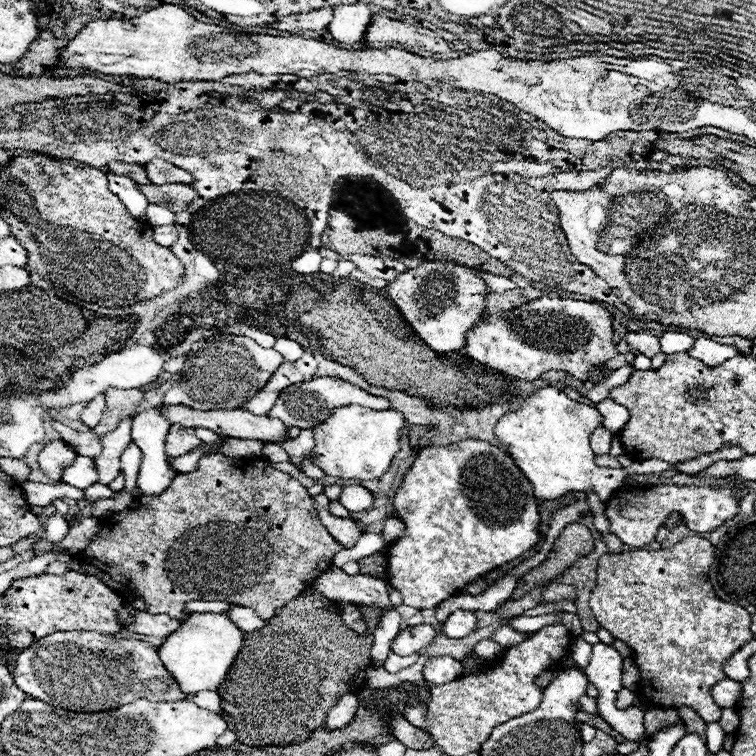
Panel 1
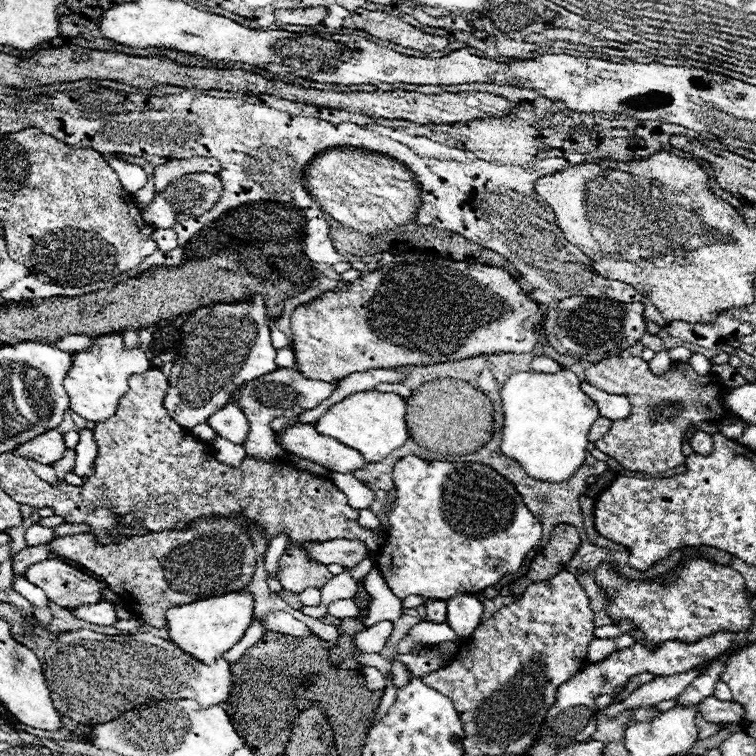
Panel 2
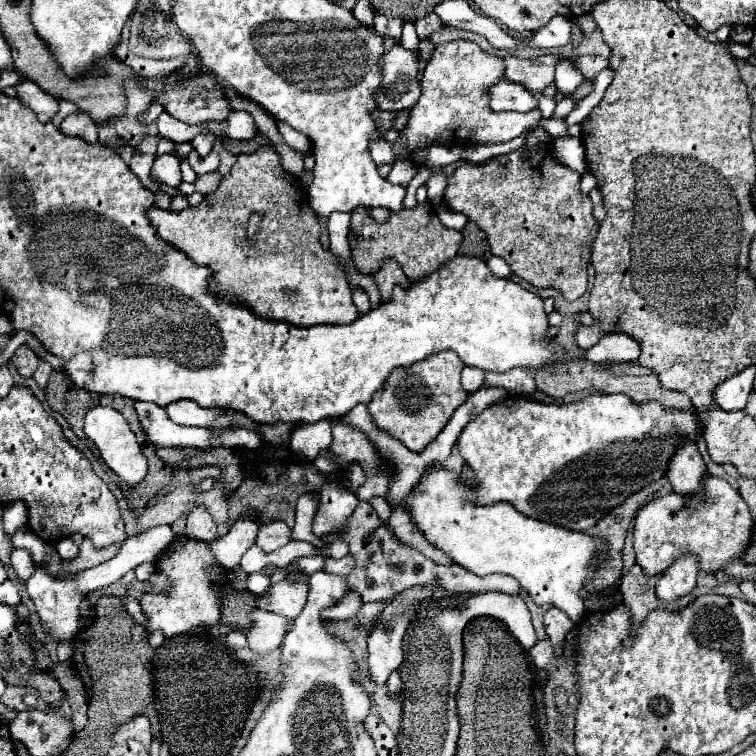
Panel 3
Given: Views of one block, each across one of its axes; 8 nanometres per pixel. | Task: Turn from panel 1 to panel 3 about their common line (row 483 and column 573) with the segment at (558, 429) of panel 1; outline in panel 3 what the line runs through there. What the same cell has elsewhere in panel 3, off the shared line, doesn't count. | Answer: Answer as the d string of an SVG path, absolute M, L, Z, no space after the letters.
M438 466L438 470L428 470L416 490L400 504L408 508L418 524L418 528L424 532L426 540L442 550L446 556L450 556L456 564L466 568L472 574L486 576L486 574L508 574L516 578L522 588L532 596L536 604L550 604L560 608L572 622L580 622L584 616L584 600L580 598L580 590L586 582L590 582L598 574L598 566L608 560L608 544L606 538L592 538L586 532L574 532L566 530L562 526L554 526L542 520L528 518L514 510L510 504L492 504L492 506L474 506L470 502L470 494L466 484L456 482L454 476Z

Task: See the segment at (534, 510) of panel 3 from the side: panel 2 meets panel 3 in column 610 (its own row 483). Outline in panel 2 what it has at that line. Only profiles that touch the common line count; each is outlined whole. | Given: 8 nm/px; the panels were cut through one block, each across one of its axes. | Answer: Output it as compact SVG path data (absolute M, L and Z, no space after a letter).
M406 456L394 466L392 480L396 486L396 504L388 516L388 542L376 552L376 562L390 590L400 600L412 594L426 600L448 600L462 592L476 594L500 582L504 576L518 572L526 554L542 538L542 524L530 514L514 486L490 466L474 462L432 462Z

